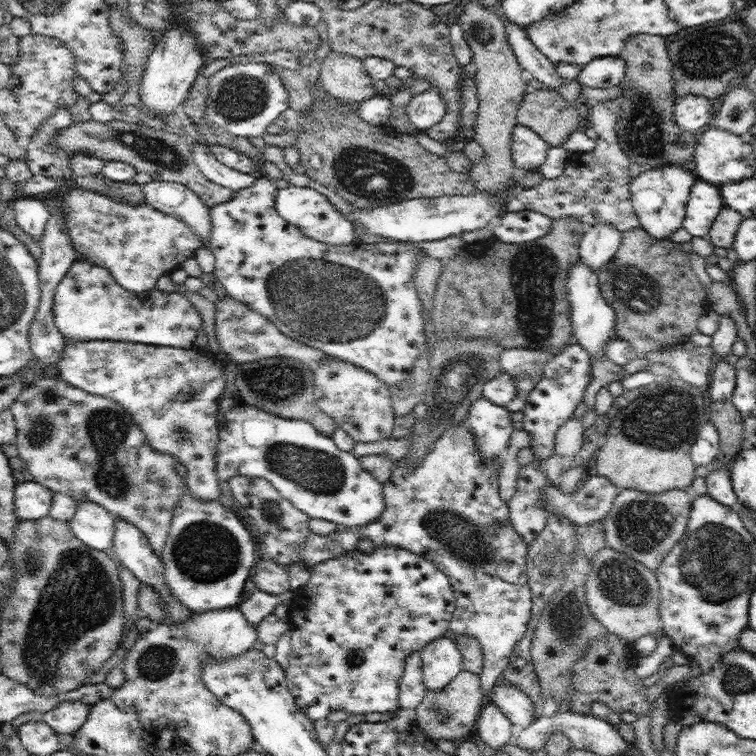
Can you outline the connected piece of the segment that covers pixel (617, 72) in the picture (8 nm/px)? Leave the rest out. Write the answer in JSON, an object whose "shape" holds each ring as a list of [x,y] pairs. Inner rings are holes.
{"shape":[[[600,56],[581,68],[578,82],[594,88],[615,88],[626,79],[624,60],[618,56]]]}

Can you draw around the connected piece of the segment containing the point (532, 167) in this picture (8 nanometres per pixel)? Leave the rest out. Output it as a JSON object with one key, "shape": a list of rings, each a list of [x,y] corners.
{"shape":[[[518,123],[512,131],[511,155],[518,173],[539,171],[549,144],[532,129]]]}

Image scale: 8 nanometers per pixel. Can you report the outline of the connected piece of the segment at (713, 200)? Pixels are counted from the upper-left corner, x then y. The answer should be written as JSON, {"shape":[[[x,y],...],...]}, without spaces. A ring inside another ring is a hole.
{"shape":[[[698,179],[690,191],[683,227],[693,237],[708,239],[710,227],[724,206],[718,185]]]}

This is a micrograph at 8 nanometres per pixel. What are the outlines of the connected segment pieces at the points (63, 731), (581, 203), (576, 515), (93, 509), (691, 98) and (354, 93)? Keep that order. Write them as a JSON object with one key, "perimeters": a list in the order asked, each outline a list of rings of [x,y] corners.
{"perimeters":[[[[78,700],[64,701],[56,708],[45,712],[40,718],[58,735],[73,735],[88,719],[90,707],[93,706],[86,702],[78,702]]],[[[623,96],[615,100],[608,100],[598,105],[590,106],[587,119],[592,122],[598,134],[596,147],[592,151],[583,153],[580,162],[575,166],[567,163],[564,173],[556,179],[543,179],[535,187],[522,189],[516,186],[516,196],[510,200],[508,211],[526,209],[545,214],[551,219],[558,219],[566,215],[580,219],[585,227],[598,223],[614,225],[620,232],[626,232],[640,226],[638,216],[634,212],[630,200],[629,156],[620,147],[617,137],[617,122],[621,116]]],[[[585,475],[573,493],[565,494],[555,484],[548,484],[542,499],[549,513],[567,518],[583,529],[603,521],[612,509],[618,491],[605,476]]],[[[88,500],[77,502],[77,512],[69,521],[73,534],[86,547],[98,552],[112,550],[117,518],[102,506]]],[[[690,94],[685,98],[676,98],[673,116],[680,128],[695,133],[714,118],[715,104],[704,96]]],[[[330,51],[320,63],[320,85],[329,99],[334,98],[346,104],[362,103],[377,94],[373,80],[363,66],[363,60]]]]}

